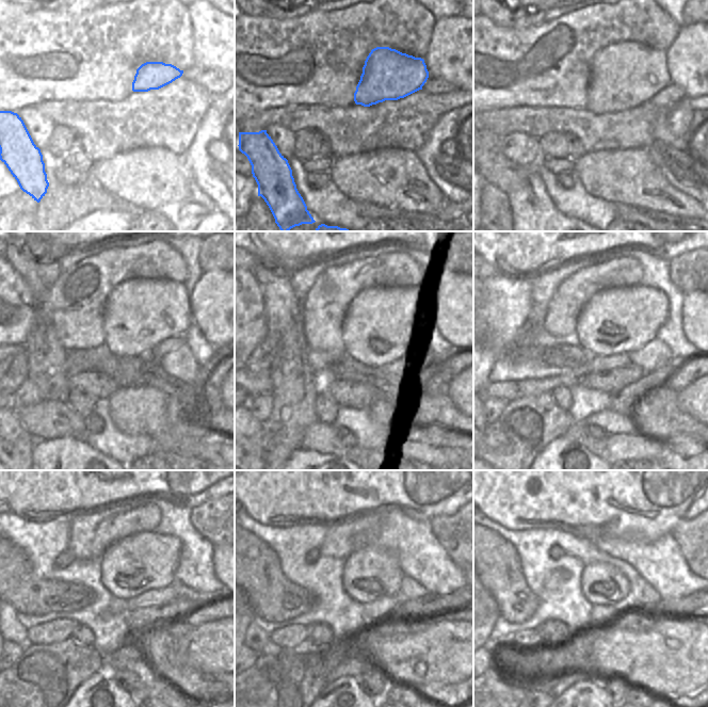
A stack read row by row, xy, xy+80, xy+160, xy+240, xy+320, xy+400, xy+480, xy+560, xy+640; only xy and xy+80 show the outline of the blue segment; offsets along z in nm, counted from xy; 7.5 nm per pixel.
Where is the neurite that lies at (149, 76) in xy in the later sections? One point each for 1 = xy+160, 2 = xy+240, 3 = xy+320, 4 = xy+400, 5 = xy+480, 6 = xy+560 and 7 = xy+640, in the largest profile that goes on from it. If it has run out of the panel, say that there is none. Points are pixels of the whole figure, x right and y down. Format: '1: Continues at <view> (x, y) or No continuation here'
1: Continues at xy+160 (625, 75)
2: Continues at xy+240 (140, 314)
3: Continues at xy+320 (380, 319)
4: Continues at xy+400 (614, 321)
5: Continues at xy+480 (129, 567)
6: Continues at xy+560 (370, 573)
7: Continues at xy+640 (602, 584).

